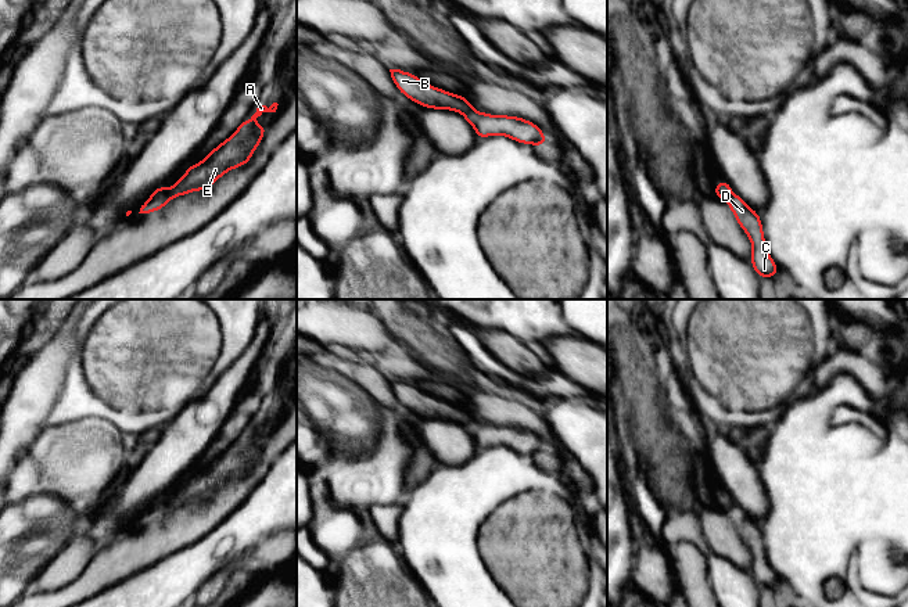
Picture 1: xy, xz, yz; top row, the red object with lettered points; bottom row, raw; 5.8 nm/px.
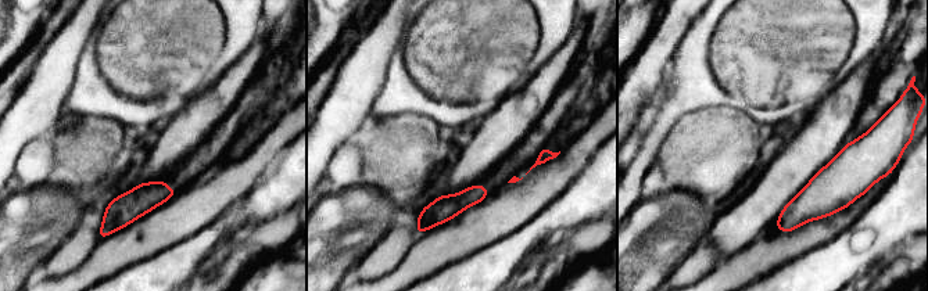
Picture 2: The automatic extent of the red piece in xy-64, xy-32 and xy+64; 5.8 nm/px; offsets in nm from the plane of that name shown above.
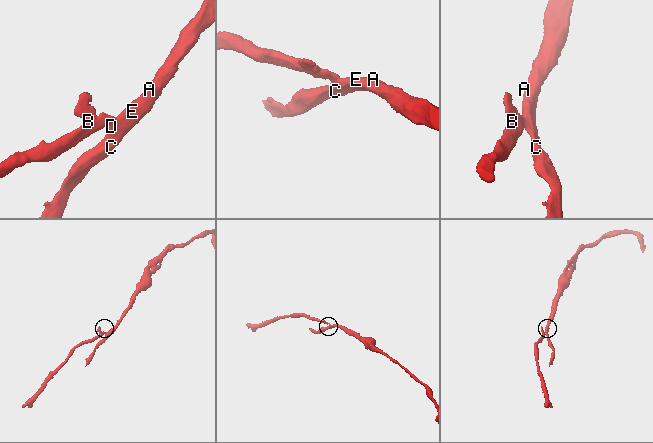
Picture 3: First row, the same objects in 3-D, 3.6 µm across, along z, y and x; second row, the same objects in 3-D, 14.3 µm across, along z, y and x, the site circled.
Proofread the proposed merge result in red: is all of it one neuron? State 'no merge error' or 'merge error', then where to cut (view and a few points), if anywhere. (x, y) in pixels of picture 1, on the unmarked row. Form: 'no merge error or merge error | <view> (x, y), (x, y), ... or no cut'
merge error | xy (167, 499), (144, 514)

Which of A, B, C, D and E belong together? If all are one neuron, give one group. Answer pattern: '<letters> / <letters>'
A C D E / B

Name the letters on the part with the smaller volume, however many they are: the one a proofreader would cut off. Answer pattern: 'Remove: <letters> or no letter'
Remove: B

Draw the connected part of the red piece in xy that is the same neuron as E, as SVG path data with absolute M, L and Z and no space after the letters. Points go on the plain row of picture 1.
M277 413L269 419L259 416L248 431L240 434L233 446L211 460L201 473L189 477L182 489L171 499L143 514L139 524L159 521L175 507L207 500L226 482L248 474L268 439L268 437L259 437L255 430L265 423L276 423L277 416Z

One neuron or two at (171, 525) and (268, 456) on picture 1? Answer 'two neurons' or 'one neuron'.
one neuron

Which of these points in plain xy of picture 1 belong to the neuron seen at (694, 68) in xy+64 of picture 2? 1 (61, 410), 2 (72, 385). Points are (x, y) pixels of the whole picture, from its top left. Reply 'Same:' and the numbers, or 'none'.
Same: 1, 2

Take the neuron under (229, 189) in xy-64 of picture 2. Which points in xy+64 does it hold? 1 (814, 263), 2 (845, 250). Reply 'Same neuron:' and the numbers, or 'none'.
Same neuron: none

